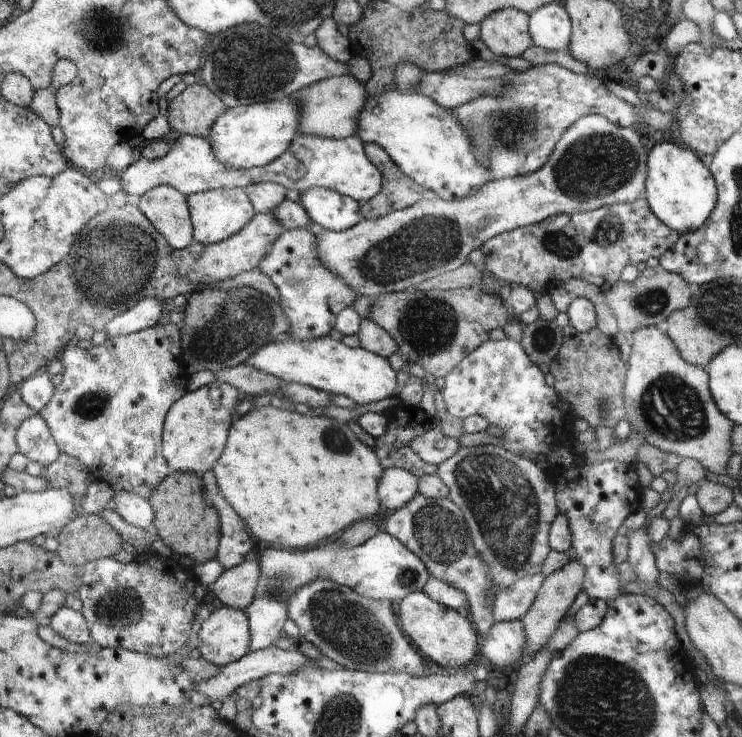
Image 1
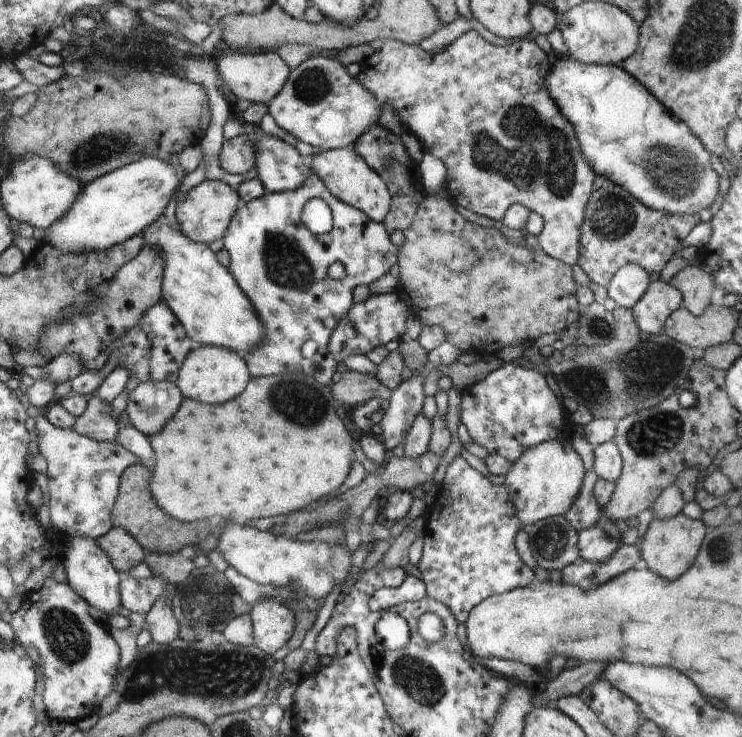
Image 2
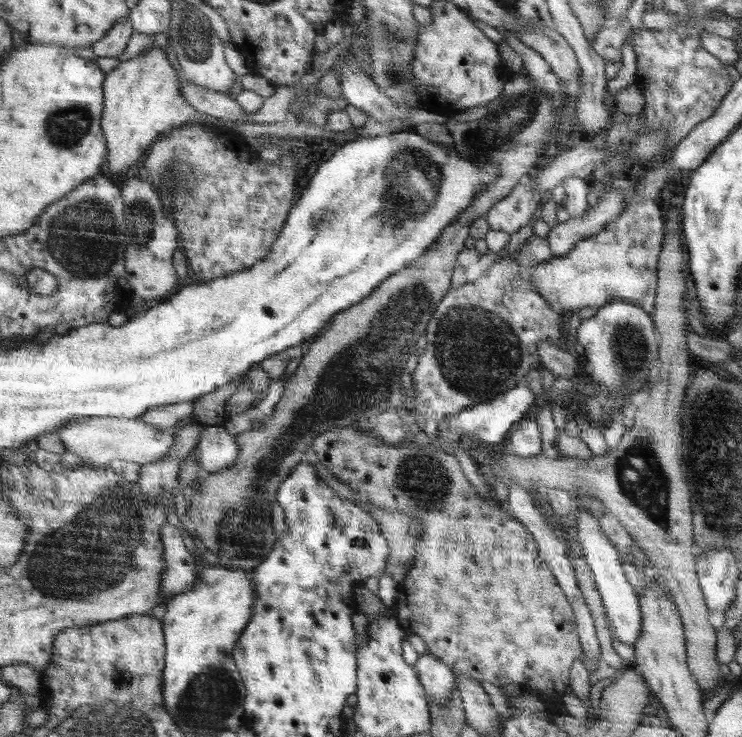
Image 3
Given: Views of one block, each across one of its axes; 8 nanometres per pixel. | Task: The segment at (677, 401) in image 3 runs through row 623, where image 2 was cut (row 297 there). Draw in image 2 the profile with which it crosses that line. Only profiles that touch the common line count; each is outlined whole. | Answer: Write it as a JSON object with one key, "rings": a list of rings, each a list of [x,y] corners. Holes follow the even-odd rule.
{"rings":[[[689,264],[669,280],[669,284],[681,292],[683,308],[687,308],[687,312],[691,312],[695,318],[699,318],[709,308],[709,294],[713,290],[711,278],[713,276],[705,274],[701,266]]]}

